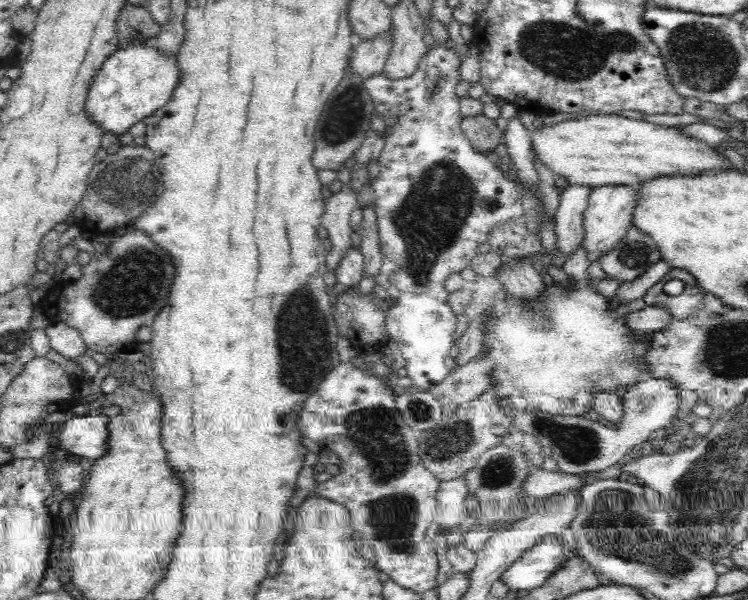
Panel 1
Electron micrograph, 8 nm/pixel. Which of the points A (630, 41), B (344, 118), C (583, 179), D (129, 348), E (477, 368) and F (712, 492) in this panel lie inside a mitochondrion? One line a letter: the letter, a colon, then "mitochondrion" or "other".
A: mitochondrion
B: mitochondrion
C: other
D: other
E: other
F: mitochondrion

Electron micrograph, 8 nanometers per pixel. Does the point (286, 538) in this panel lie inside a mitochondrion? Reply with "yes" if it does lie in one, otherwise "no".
no

